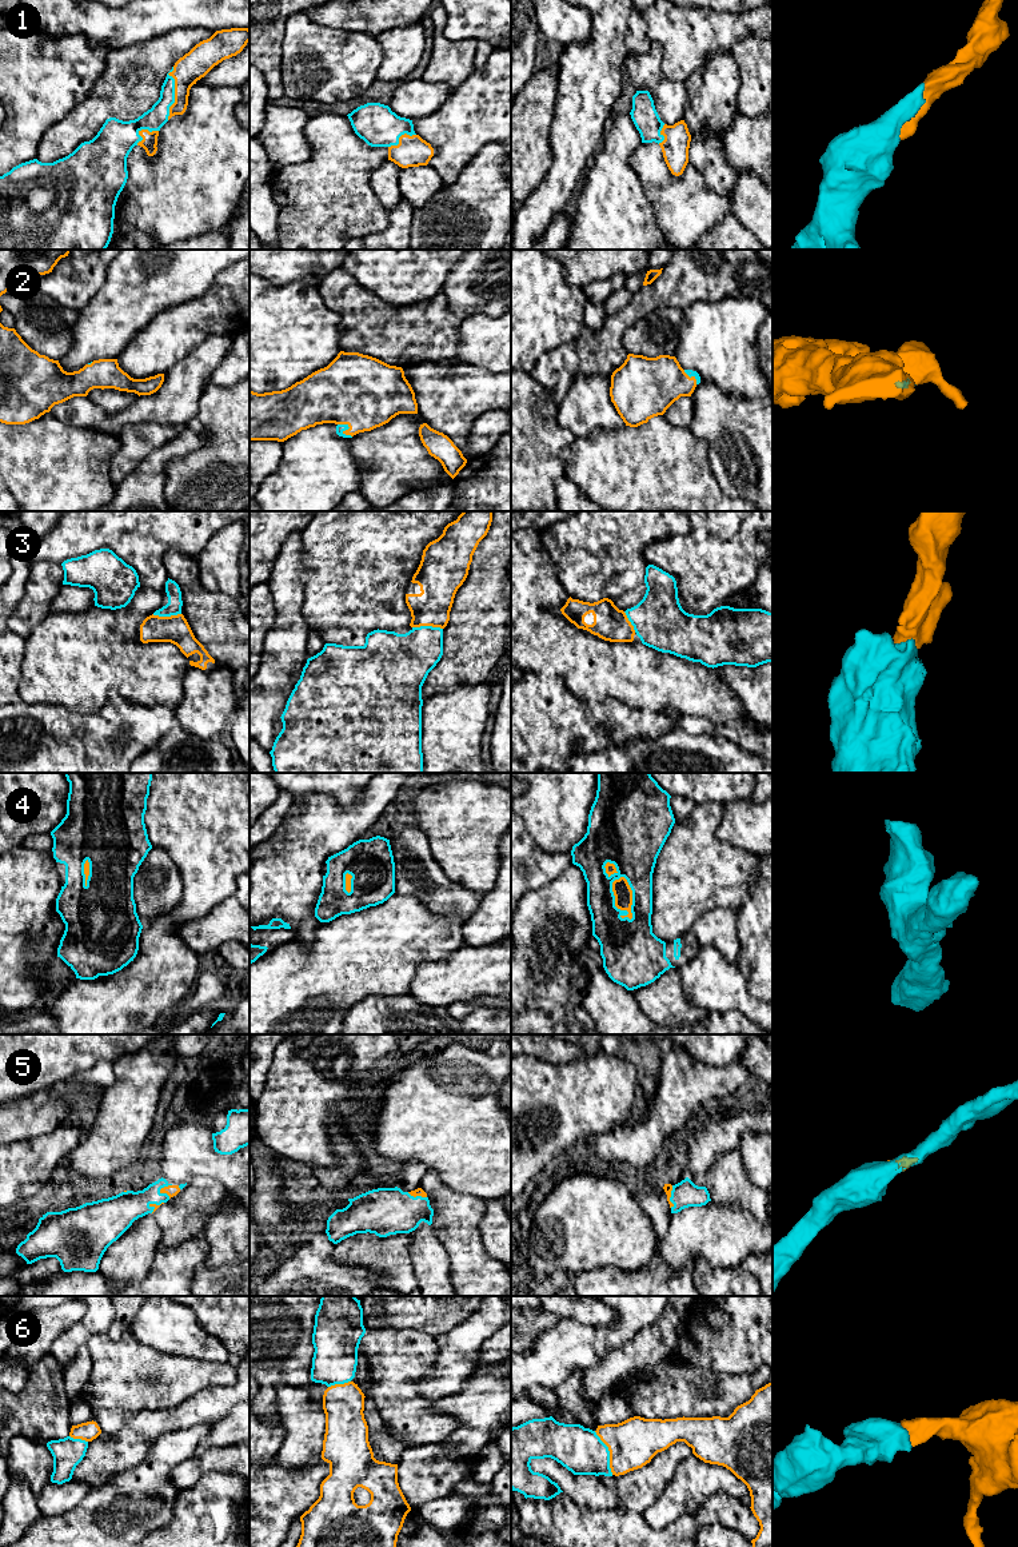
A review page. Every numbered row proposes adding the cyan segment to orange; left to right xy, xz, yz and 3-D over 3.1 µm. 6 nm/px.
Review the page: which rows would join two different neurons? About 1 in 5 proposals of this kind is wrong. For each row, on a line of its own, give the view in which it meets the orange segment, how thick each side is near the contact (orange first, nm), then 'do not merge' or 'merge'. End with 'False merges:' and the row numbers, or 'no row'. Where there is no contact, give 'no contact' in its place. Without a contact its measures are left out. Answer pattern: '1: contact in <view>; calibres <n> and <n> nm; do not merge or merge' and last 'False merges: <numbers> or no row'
1: contact in xy; calibres 170 and 140 nm; merge
2: contact in xz; calibres 440 and 50 nm; merge
3: contact in xz; calibres 220 and 320 nm; merge
4: contact in yz; calibres 110 and 260 nm; merge
5: contact in xy; calibres 70 and 190 nm; merge
6: contact in yz; calibres 300 and 280 nm; merge
False merges: no row

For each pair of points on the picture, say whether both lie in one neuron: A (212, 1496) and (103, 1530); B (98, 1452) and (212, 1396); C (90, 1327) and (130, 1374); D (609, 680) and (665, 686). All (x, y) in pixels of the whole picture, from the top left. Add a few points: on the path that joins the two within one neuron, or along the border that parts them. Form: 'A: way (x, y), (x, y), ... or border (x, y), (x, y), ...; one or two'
A: border (180, 1490), (175, 1499), (172, 1518), (154, 1532); two
B: way (126, 1443), (136, 1432), (151, 1424), (184, 1416); one
C: border (106, 1332), (92, 1335), (86, 1344); two
D: way (622, 677), (641, 677), (651, 681); one

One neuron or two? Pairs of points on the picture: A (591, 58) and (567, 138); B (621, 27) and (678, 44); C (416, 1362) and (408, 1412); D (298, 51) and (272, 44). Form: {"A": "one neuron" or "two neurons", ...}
{"A": "one neuron", "B": "two neurons", "C": "one neuron", "D": "two neurons"}

